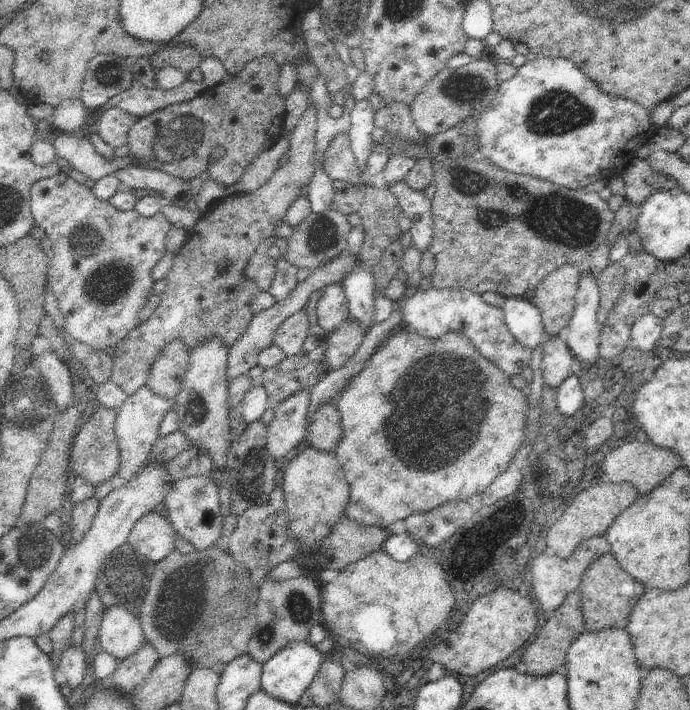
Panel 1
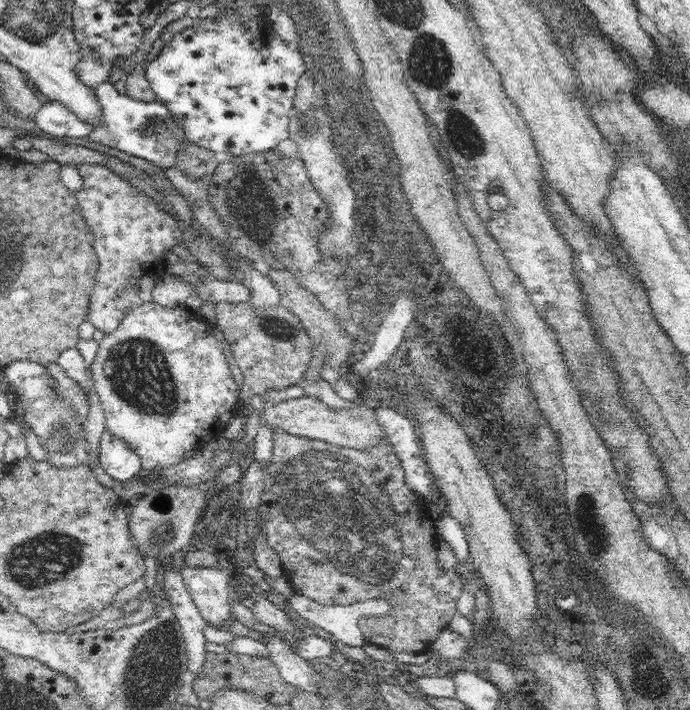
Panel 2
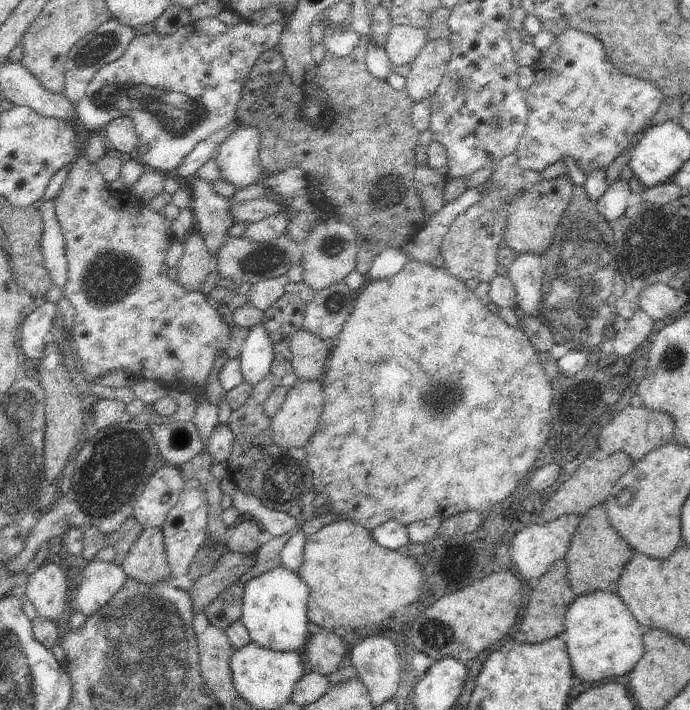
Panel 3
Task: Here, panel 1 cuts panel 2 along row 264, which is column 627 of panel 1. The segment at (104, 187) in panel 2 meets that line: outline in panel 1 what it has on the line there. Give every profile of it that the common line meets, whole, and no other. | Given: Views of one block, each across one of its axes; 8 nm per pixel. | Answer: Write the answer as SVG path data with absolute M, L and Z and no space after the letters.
M537 55L536 60L526 61L510 80L500 84L492 104L478 116L478 154L507 171L549 180L559 187L583 190L598 180L609 181L620 176L624 167L636 158L638 148L652 141L658 127L651 120L651 111L635 99L602 94L598 84L582 74L570 59Z

